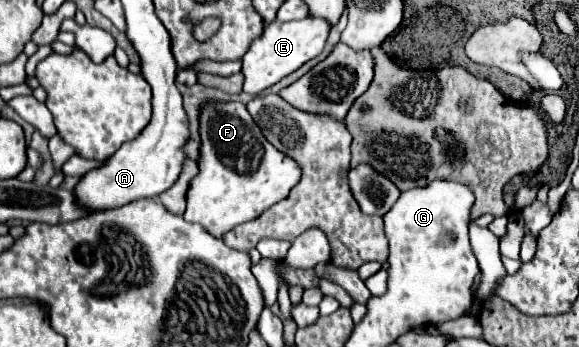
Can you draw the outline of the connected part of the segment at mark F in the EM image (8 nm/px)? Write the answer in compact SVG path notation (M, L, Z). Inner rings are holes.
M208 100L200 106L198 174L186 192L184 218L200 224L208 234L222 238L238 224L258 218L278 200L284 200L300 178L294 160L278 152L260 132L242 102Z

